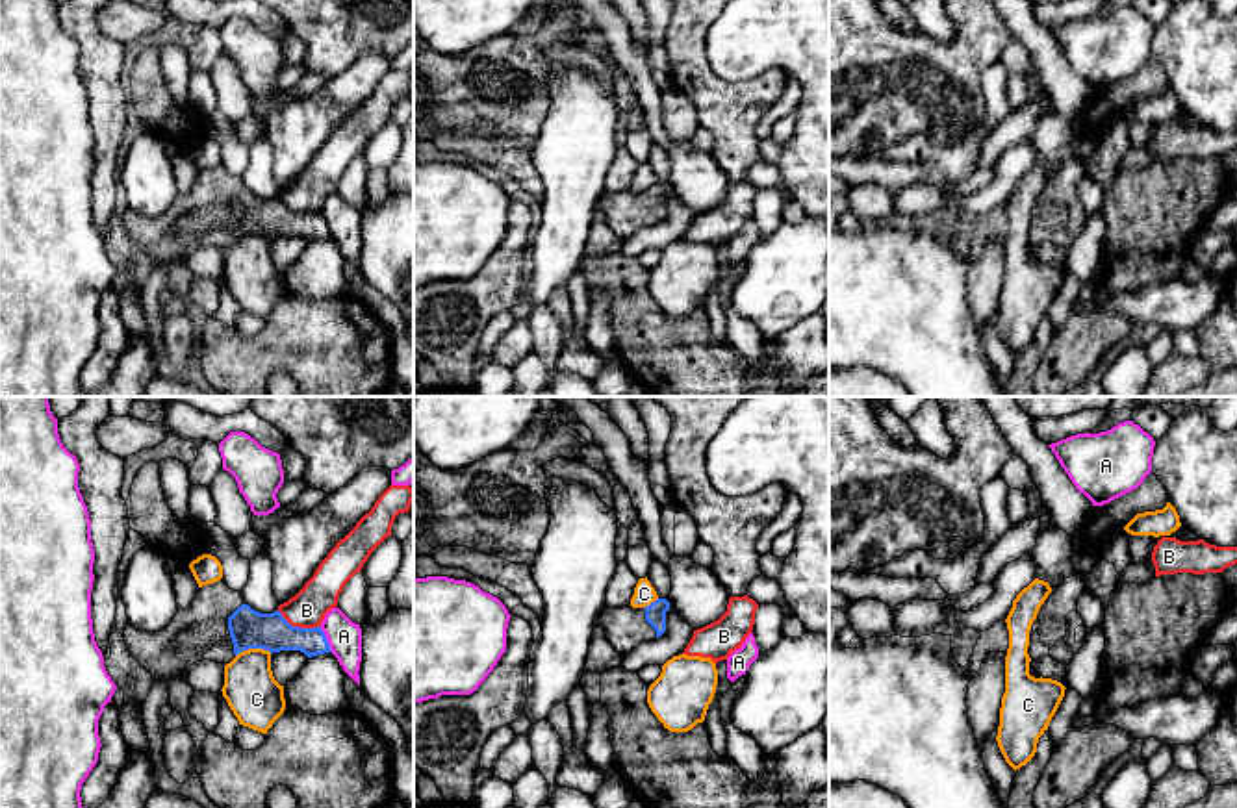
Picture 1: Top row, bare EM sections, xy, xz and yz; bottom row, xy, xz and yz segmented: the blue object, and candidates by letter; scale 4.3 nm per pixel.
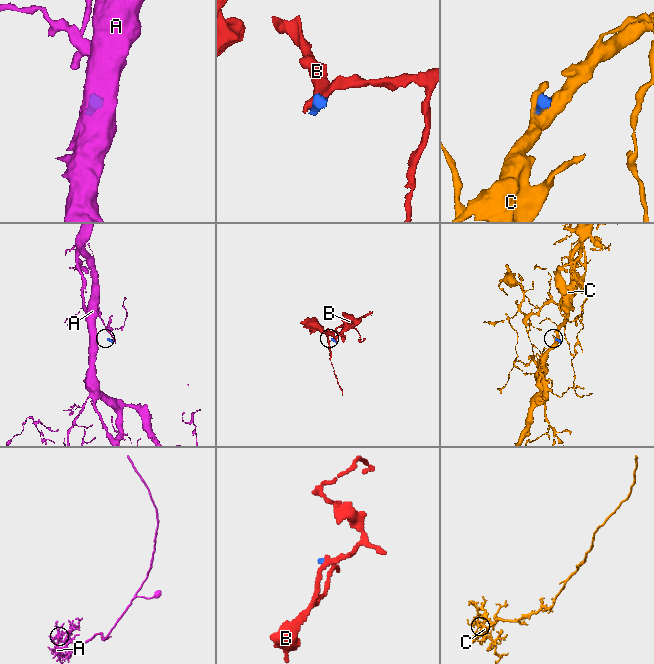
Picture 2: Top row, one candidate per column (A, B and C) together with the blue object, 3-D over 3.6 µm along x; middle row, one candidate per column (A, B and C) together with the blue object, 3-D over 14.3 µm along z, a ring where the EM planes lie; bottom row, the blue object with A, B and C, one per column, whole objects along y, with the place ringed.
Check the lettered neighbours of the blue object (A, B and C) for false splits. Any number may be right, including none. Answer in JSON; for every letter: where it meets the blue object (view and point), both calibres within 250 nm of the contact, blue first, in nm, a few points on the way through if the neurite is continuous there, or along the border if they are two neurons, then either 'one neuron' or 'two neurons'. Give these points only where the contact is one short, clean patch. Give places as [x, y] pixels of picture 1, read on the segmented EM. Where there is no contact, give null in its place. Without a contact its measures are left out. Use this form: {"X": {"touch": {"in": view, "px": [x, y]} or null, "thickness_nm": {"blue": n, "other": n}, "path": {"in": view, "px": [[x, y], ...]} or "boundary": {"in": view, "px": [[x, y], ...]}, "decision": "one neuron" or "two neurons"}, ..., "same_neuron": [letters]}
{"A": {"touch": {"in": "xy", "px": [325, 640]}, "thickness_nm": {"blue": 160, "other": 150}, "boundary": {"in": "xy", "px": [[319, 627], [332, 651]]}, "decision": "two neurons"}, "B": {"touch": {"in": "xy", "px": [297, 627]}, "thickness_nm": {"blue": 170, "other": 160}, "boundary": {"in": "xy", "px": [[277, 610], [292, 625], [319, 627]]}, "decision": "two neurons"}, "C": {"touch": {"in": "xy", "px": [253, 647]}, "thickness_nm": {"blue": 170, "other": 240}, "boundary": {"in": "xy", "px": [[271, 653], [243, 649], [236, 656]]}, "decision": "two neurons"}, "same_neuron": []}

